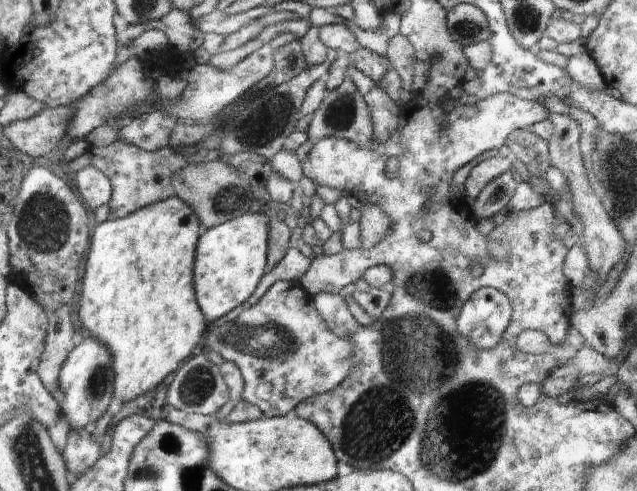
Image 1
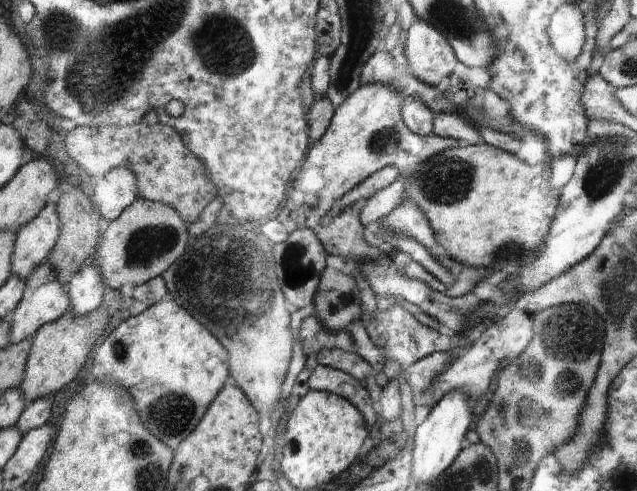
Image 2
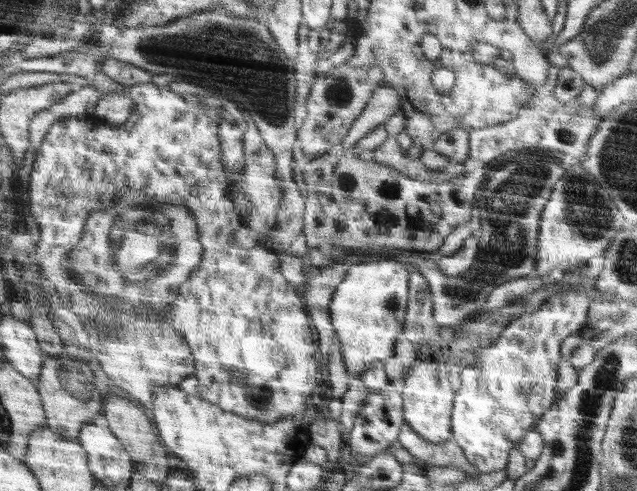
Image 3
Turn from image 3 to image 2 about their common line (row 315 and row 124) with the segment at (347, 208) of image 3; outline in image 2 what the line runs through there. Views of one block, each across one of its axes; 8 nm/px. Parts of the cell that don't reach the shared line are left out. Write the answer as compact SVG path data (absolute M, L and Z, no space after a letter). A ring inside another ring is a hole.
M454 112L452 114L440 114L433 115L434 122L434 134L441 137L454 138L460 142L464 140L464 144L476 145L483 142L483 136L480 136L480 132L470 124L470 120L462 118L460 112Z

